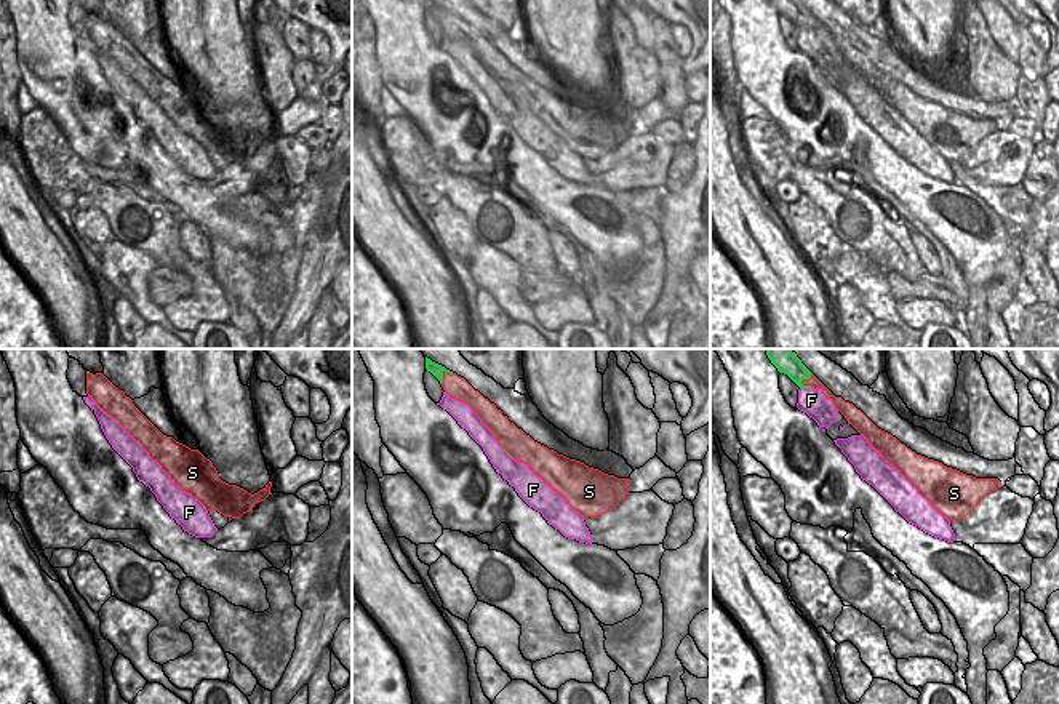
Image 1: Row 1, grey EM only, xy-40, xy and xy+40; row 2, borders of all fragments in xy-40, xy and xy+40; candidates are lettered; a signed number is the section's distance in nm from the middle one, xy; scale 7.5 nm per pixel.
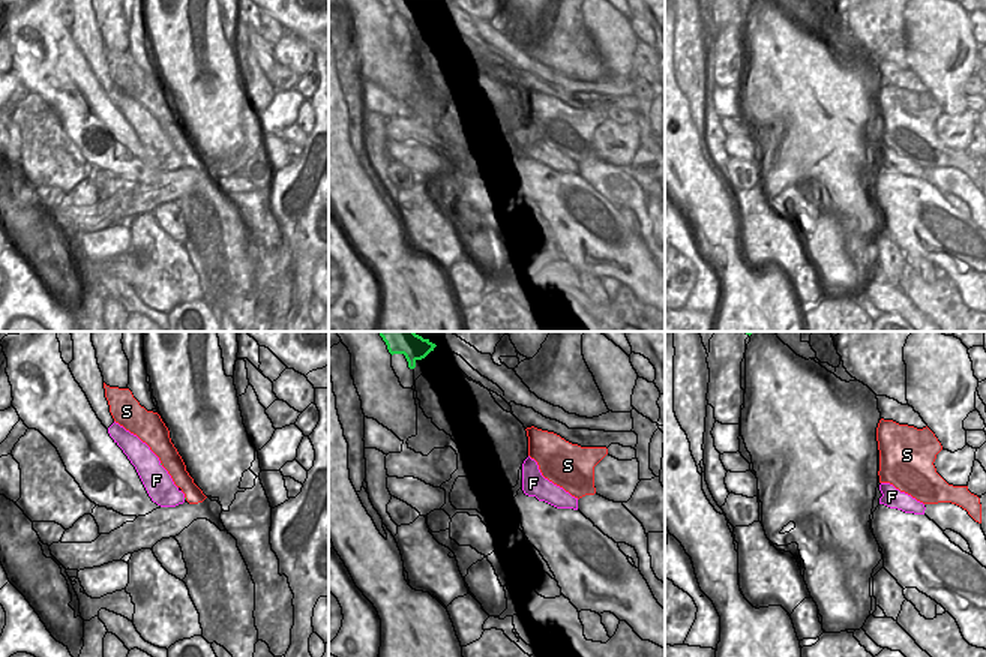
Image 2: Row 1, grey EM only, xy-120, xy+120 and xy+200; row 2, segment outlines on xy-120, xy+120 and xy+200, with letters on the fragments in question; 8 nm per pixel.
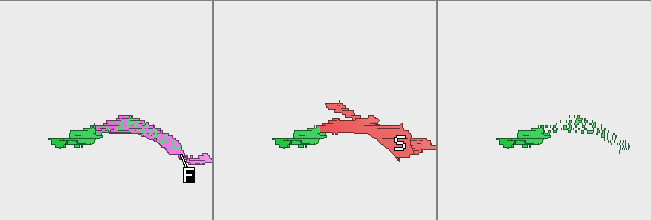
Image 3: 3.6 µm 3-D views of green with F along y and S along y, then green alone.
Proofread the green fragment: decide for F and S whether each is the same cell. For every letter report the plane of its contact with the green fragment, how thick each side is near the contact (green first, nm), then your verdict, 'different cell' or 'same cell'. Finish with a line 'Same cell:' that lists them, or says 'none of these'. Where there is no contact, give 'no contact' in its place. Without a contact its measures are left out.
F: meets green in xy+40; 150 nm thick on the green side, 190 nm on the other; same cell
S: meets green in xy+40; 150 nm thick on the green side, 80 nm on the other; different cell
Same cell: F

